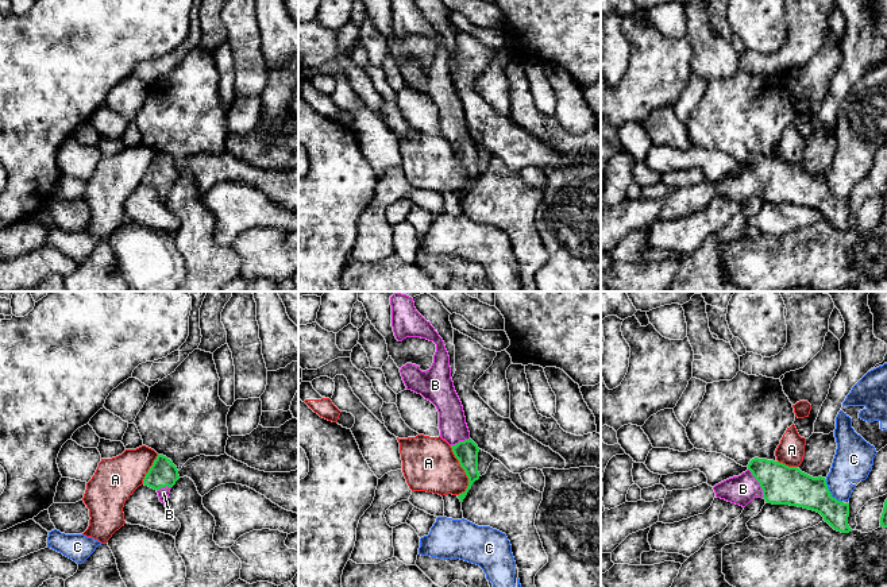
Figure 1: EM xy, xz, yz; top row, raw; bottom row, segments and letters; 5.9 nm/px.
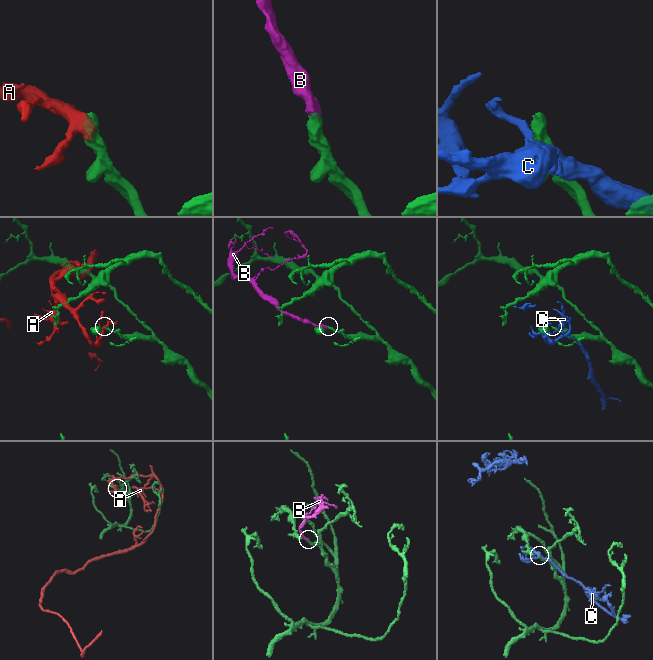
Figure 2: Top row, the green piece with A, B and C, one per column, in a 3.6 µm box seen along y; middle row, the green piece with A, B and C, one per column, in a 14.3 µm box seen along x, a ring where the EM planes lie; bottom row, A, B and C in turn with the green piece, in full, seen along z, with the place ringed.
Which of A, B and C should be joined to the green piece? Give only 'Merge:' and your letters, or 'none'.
Merge: B

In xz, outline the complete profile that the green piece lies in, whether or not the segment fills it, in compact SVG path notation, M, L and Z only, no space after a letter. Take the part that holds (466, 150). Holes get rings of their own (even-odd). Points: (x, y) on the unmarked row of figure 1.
M390 0L392 24L398 39L406 35L421 35L436 42L433 61L429 67L406 61L400 70L406 88L421 92L439 109L440 135L446 138L468 175L468 184L459 192L460 200L466 196L473 181L479 177L478 143L470 136L462 100L451 77L450 54L443 36L414 5L414 0Z

